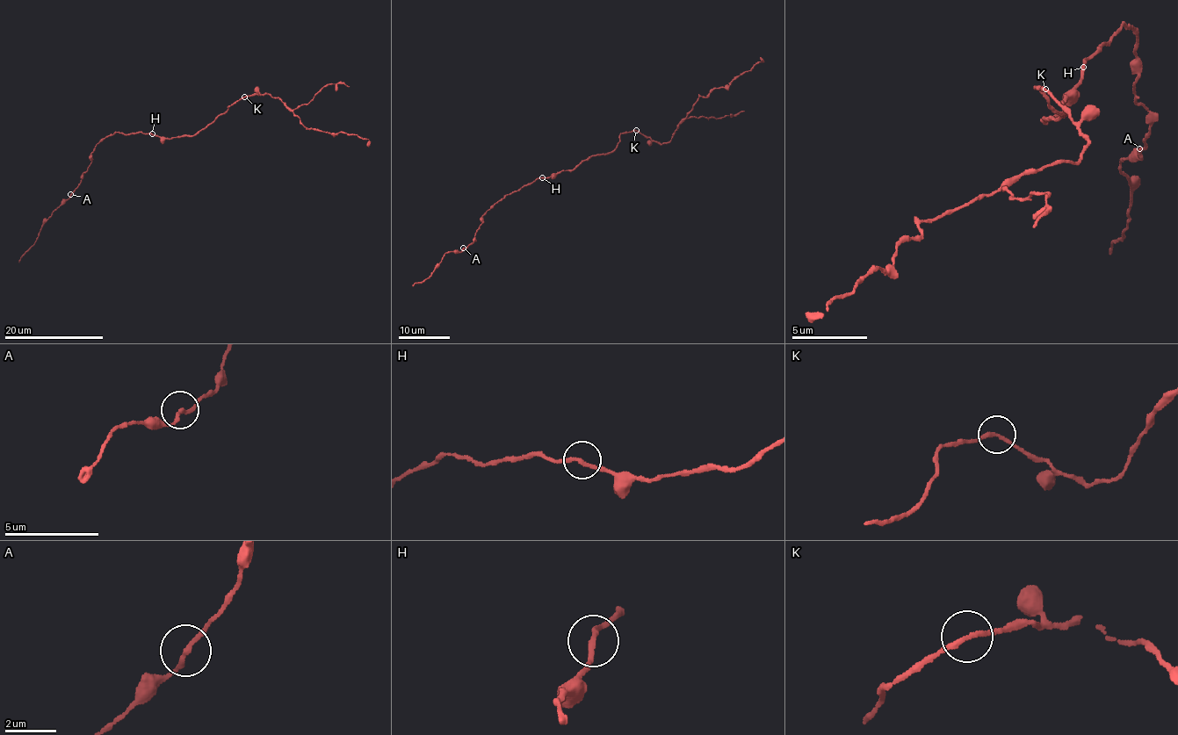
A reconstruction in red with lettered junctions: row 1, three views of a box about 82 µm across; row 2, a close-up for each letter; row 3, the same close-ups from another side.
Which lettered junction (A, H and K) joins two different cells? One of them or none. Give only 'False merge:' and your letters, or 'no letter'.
False merge: K

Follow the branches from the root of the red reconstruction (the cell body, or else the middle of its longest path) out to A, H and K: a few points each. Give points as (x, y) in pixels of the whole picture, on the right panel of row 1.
A: (1062, 118), (1063, 93), (1080, 78), (1082, 60), (1126, 24), (1136, 35), (1134, 103), (1149, 112), (1139, 148)
H: (1062, 118), (1061, 114), (1065, 115), (1063, 93), (1066, 94), (1077, 83), (1083, 67)
K: (1062, 118), (1044, 125), (1064, 114), (1035, 88), (1044, 90)

